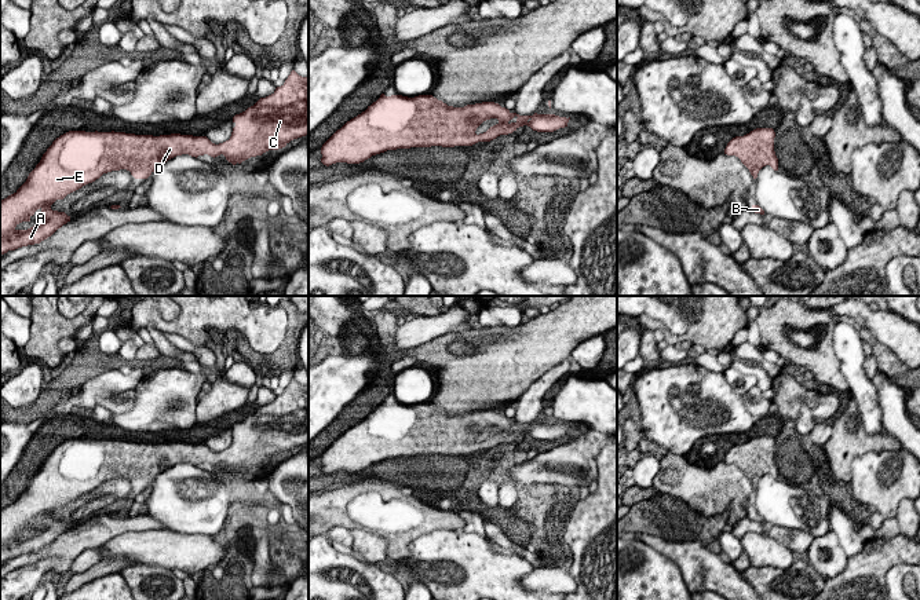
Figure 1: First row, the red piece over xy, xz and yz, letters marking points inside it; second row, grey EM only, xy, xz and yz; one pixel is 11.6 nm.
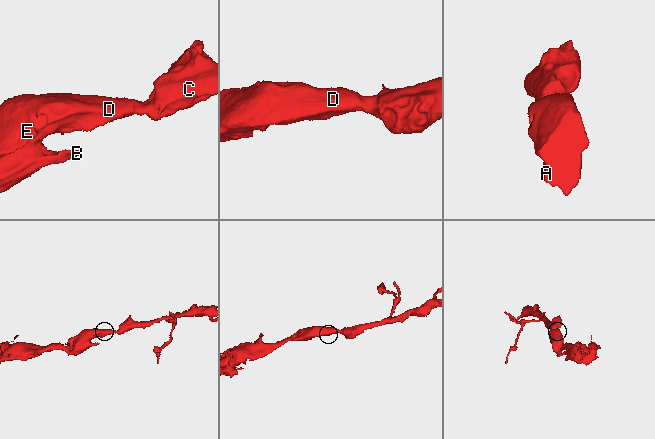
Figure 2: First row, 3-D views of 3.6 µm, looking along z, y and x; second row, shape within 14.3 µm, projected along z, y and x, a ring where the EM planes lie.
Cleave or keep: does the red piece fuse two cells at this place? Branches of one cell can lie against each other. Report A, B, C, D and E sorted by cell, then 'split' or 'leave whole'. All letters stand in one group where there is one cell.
A B C D E; leave whole

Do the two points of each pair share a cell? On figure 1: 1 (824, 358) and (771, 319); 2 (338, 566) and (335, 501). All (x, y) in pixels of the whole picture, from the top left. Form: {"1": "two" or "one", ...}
{"1": "one", "2": "two"}

